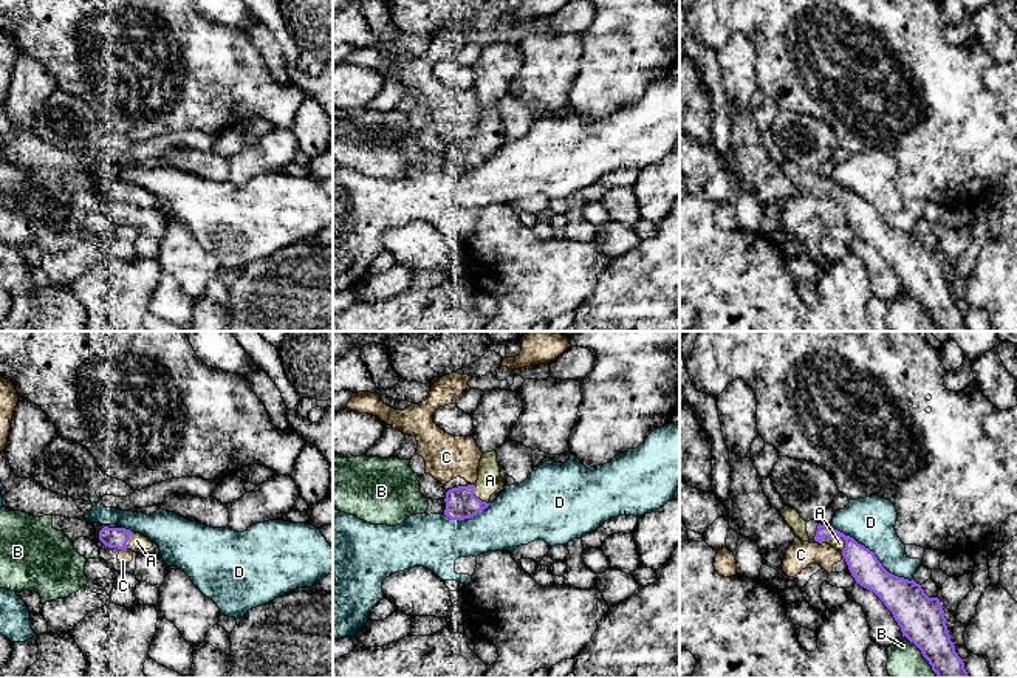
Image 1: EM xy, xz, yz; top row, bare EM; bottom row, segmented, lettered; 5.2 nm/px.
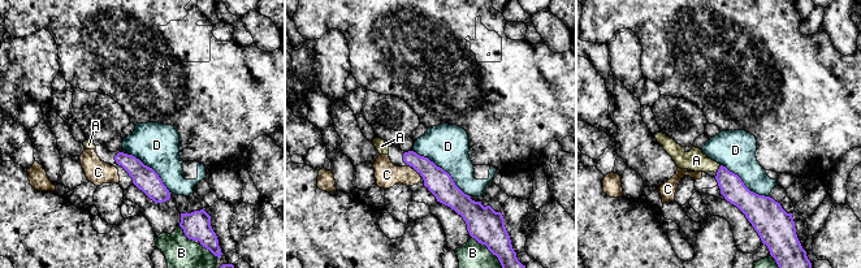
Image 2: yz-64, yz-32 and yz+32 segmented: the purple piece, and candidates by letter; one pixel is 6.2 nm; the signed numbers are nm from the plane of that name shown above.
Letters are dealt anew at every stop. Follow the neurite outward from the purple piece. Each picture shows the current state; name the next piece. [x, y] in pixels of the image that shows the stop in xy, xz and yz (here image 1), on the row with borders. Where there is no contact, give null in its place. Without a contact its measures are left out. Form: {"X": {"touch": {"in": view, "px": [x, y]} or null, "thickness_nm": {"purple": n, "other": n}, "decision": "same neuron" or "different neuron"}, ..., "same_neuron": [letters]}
{"A": {"touch": {"in": "yz", "px": [833, 537]}, "thickness_nm": {"purple": 160, "other": 60}, "decision": "same neuron"}, "B": {"touch": {"in": "yz", "px": [923, 655]}, "thickness_nm": {"purple": 240, "other": 220}, "decision": "different neuron"}, "C": {"touch": {"in": "xy", "px": [124, 548]}, "thickness_nm": {"purple": 110, "other": 80}, "decision": "different neuron"}, "D": {"touch": {"in": "yz", "px": [873, 553]}, "thickness_nm": {"purple": 170, "other": 240}, "decision": "different neuron"}, "same_neuron": ["A"]}

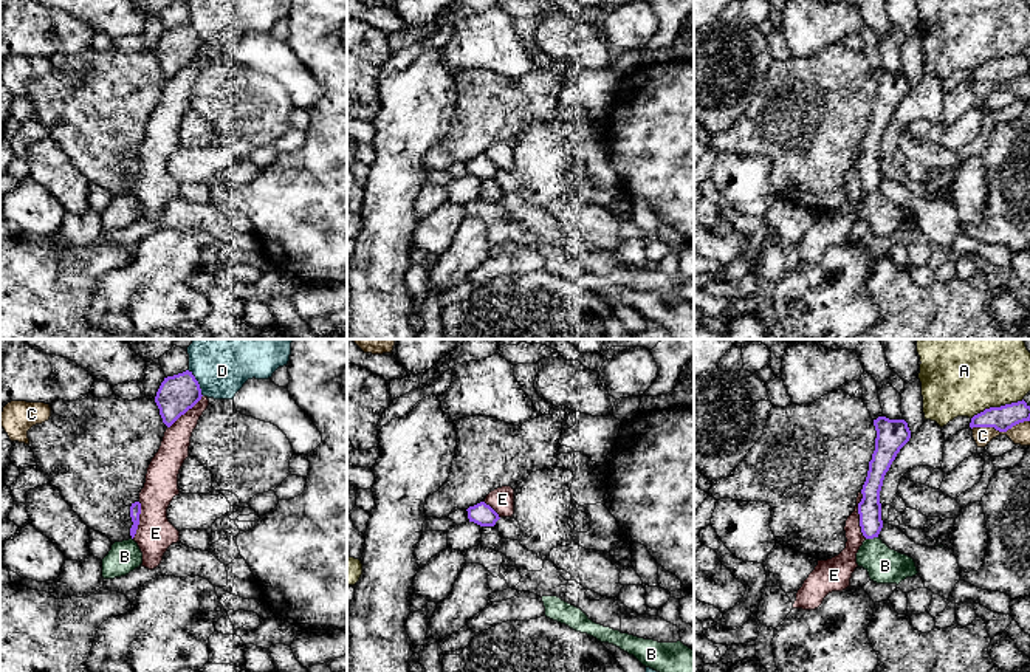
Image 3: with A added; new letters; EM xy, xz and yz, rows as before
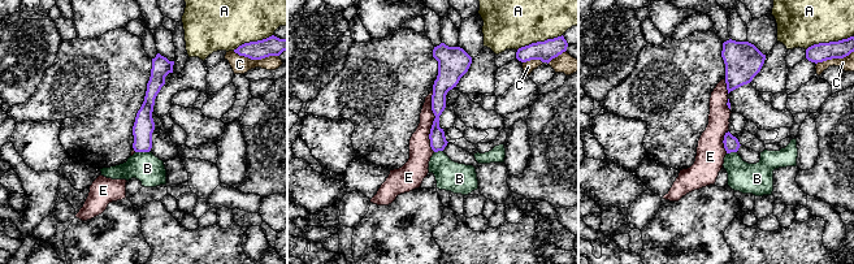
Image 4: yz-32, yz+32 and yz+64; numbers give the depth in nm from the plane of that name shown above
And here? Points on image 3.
{"A": {"touch": {"in": "yz", "px": [996, 408]}, "thickness_nm": {"purple": 130, "other": 480}, "decision": "different neuron"}, "B": {"touch": {"in": "yz", "px": [871, 538]}, "thickness_nm": {"purple": 120, "other": 190}, "decision": "different neuron"}, "C": {"touch": {"in": "yz", "px": [999, 431]}, "thickness_nm": {"purple": 130, "other": 110}, "decision": "different neuron"}, "D": {"touch": {"in": "xy", "px": [197, 383]}, "thickness_nm": {"purple": 200, "other": 380}, "decision": "different neuron"}, "E": {"touch": {"in": "yz", "px": [858, 513]}, "thickness_nm": {"purple": 120, "other": 100}, "decision": "different neuron"}, "same_neuron": []}

